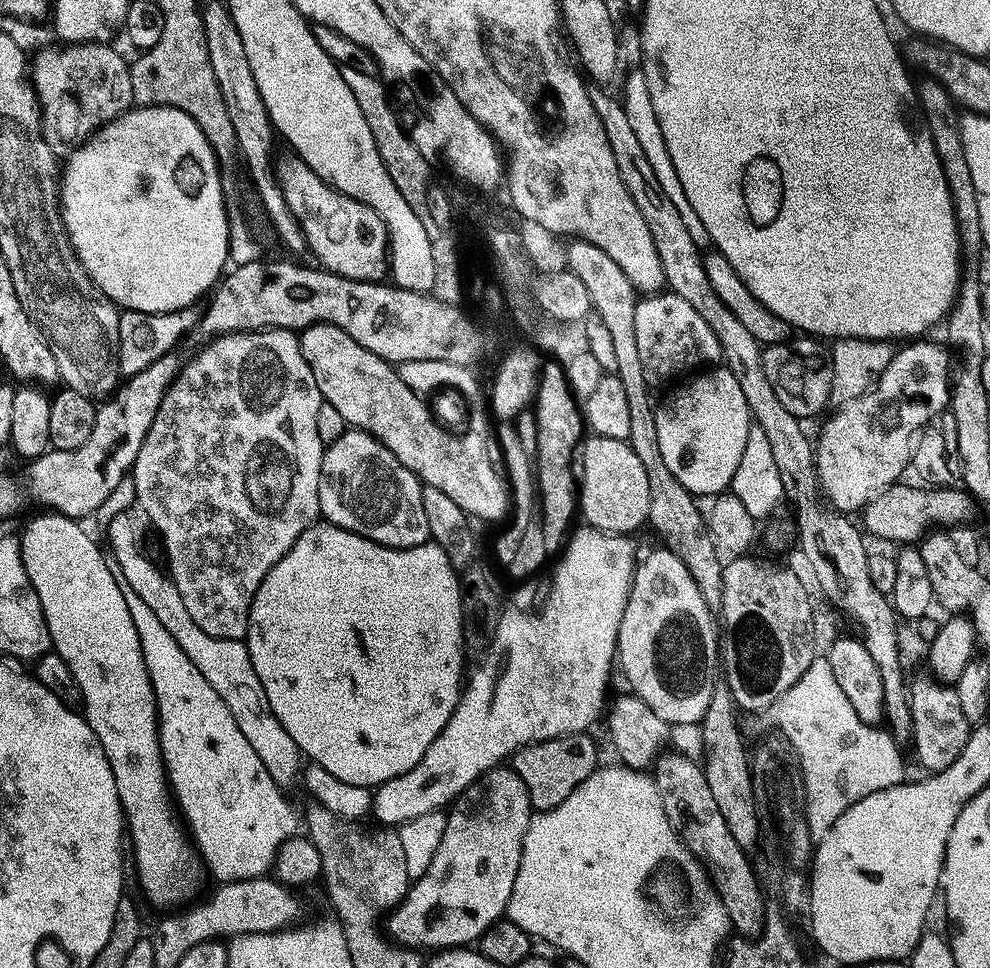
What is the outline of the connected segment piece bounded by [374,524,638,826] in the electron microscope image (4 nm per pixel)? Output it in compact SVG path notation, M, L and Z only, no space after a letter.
M589 524L582 526L573 531L563 549L548 593L535 596L532 592L520 592L512 605L501 611L500 624L494 629L496 637L488 648L484 665L473 676L471 673L456 713L430 750L426 750L426 758L414 770L375 789L374 816L381 825L403 826L414 822L414 818L451 809L473 784L492 769L501 767L507 756L515 757L520 749L532 744L587 733L600 711L602 716L608 683L612 680L612 664L614 668L618 660L620 627L632 593L638 556L636 560L636 546L627 535L605 533Z

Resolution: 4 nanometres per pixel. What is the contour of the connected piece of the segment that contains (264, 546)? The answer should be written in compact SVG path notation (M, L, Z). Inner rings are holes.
M274 328L266 332L233 332L231 336L217 336L192 361L185 363L180 370L180 377L172 383L172 389L166 394L162 406L158 410L158 418L154 418L154 426L142 446L142 454L138 454L138 462L134 469L136 499L139 507L144 507L146 515L152 519L155 528L161 532L164 548L168 556L169 577L175 584L178 594L182 594L182 602L186 602L186 610L190 610L190 618L210 634L210 638L219 640L244 640L248 634L248 619L252 613L252 603L262 586L262 582L286 558L286 554L296 545L298 538L308 528L313 527L321 519L320 514L320 479L326 446L322 438L318 438L318 410L324 405L324 396L318 390L318 382L314 382L314 370L306 362L300 349L300 338L297 333L283 332ZM205 544L233 544L226 554L217 554L209 550Z

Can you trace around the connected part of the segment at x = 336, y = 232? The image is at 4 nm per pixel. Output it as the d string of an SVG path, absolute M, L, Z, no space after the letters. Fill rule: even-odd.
M288 154L284 161L279 161L275 169L276 178L280 182L280 189L286 198L286 206L290 206L290 214L300 223L304 237L308 243L308 252L316 255L315 263L323 271L333 272L347 280L357 280L363 284L378 284L385 279L384 275L390 272L390 229L383 218L372 208L362 202L352 200L341 192L331 188L306 162L295 154Z

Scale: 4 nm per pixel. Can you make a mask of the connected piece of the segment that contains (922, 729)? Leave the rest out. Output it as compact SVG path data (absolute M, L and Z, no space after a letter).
M925 674L916 681L911 681L910 703L914 736L917 741L924 743L920 748L920 760L929 768L927 771L935 774L954 766L954 762L958 762L958 758L966 750L974 727L966 720L957 689Z

